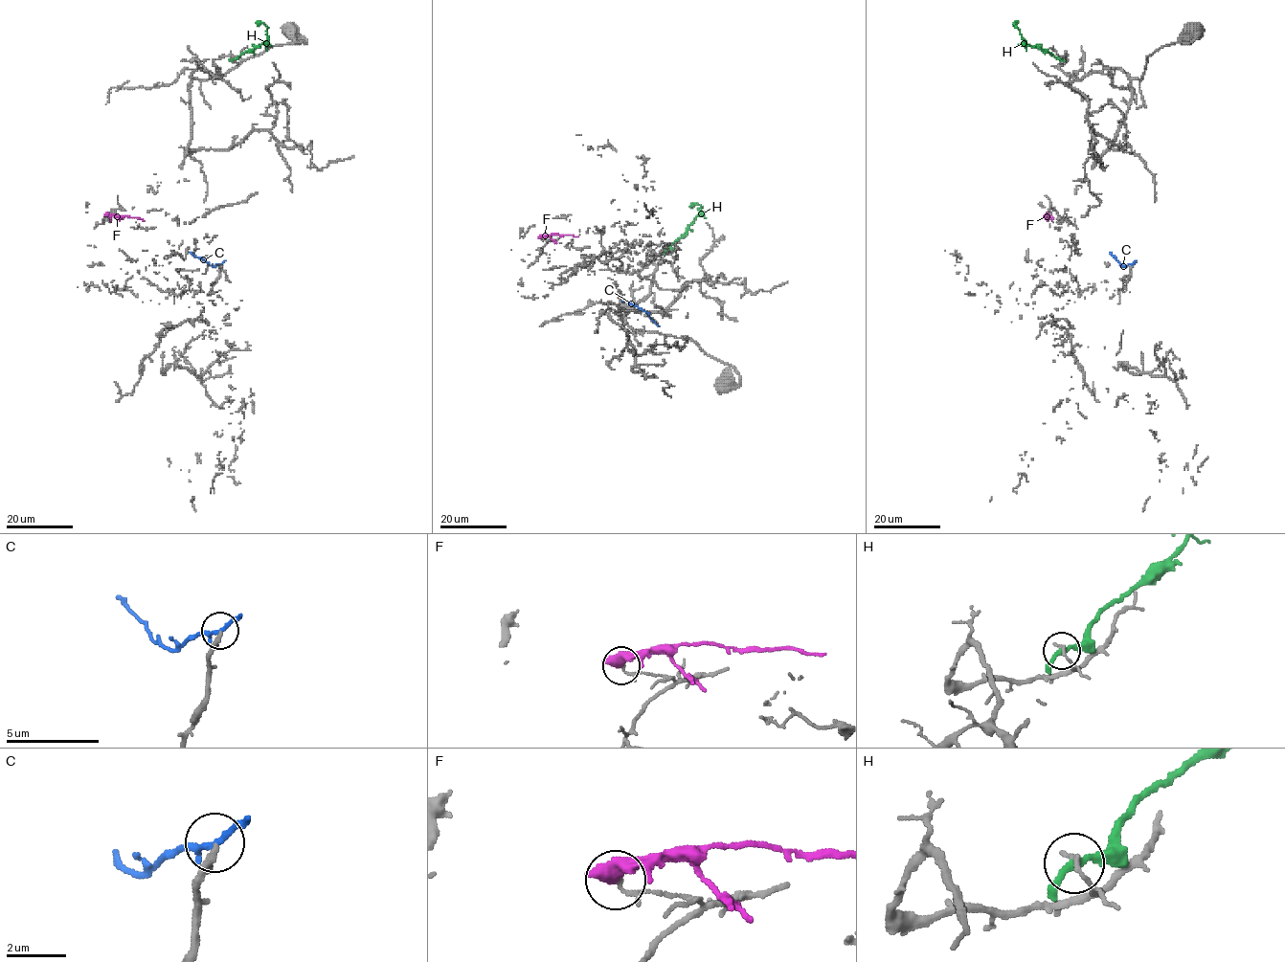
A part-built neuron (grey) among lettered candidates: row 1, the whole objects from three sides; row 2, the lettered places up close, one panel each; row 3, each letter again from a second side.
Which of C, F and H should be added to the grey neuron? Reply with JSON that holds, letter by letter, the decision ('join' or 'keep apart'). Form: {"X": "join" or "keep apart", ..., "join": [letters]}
{"C": "keep apart", "F": "keep apart", "H": "keep apart", "join": []}

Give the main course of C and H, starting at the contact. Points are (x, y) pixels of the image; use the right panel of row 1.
C: (1133, 263), (1121, 266), (1111, 252)
H: (1060, 59), (1031, 47), (1024, 39), (1015, 25), (1017, 22)

